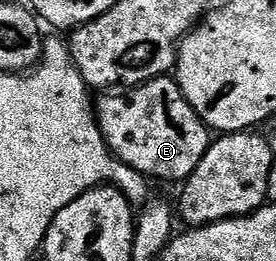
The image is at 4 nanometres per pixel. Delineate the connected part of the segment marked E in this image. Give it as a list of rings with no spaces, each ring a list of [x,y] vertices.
[[[174,77],[155,78],[152,82],[128,89],[126,92],[107,92],[94,103],[95,116],[99,120],[99,131],[115,157],[127,166],[141,172],[148,180],[164,178],[167,182],[182,184],[193,176],[193,172],[212,144],[212,131],[197,116],[195,107],[185,100]]]

